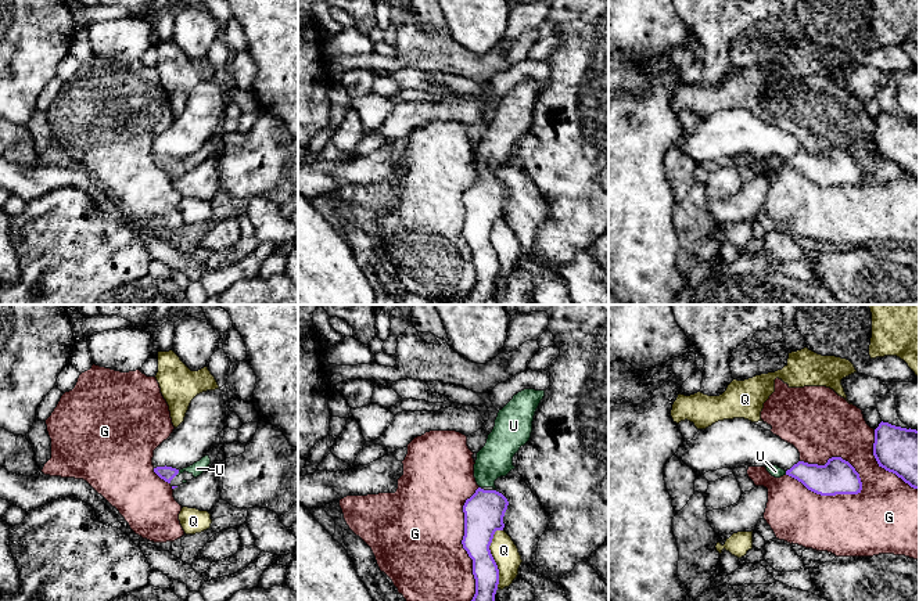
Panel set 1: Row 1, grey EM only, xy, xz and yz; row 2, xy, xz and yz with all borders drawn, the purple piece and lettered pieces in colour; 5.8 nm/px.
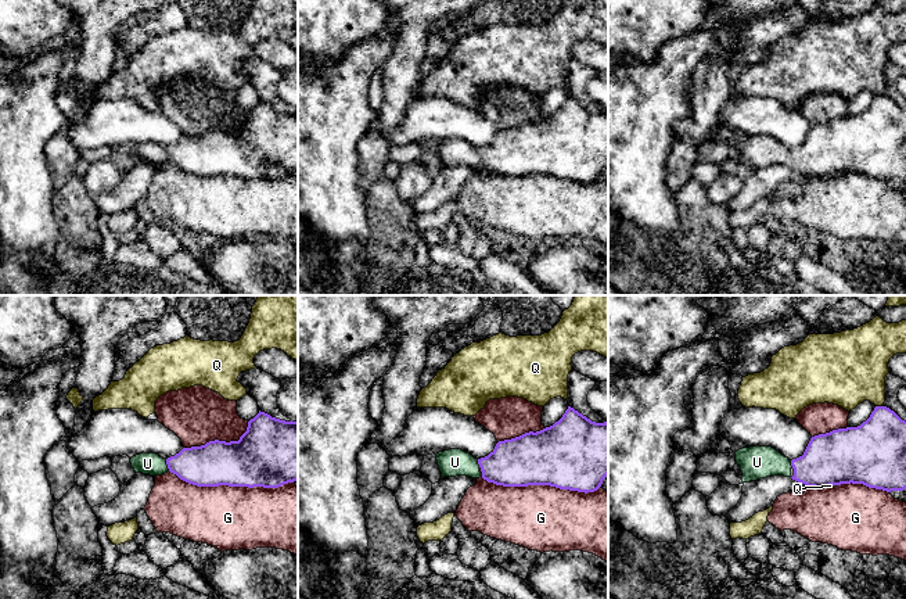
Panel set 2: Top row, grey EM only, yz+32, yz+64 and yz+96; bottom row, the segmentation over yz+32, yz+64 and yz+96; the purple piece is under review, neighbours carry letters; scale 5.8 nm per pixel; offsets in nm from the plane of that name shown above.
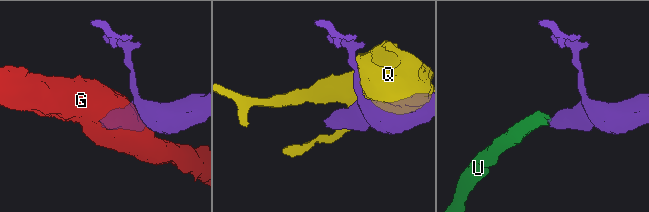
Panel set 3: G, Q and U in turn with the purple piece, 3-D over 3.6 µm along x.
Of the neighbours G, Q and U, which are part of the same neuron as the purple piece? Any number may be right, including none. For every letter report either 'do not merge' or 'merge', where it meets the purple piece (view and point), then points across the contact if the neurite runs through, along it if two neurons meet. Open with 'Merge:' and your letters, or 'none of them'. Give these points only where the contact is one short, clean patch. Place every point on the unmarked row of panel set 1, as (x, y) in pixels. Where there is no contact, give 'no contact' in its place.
Merge: U
G: do not merge | xz (473, 255)
Q: do not merge | xz (492, 247)
U: merge | xy (176, 164) | across xy (165, 162), (176, 164), (183, 159), (197, 158)

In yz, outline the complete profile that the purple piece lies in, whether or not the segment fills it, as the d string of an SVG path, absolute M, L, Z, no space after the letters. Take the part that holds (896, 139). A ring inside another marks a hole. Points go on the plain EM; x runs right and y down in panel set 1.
M882 111L875 119L873 145L879 156L919 180L919 120Z

